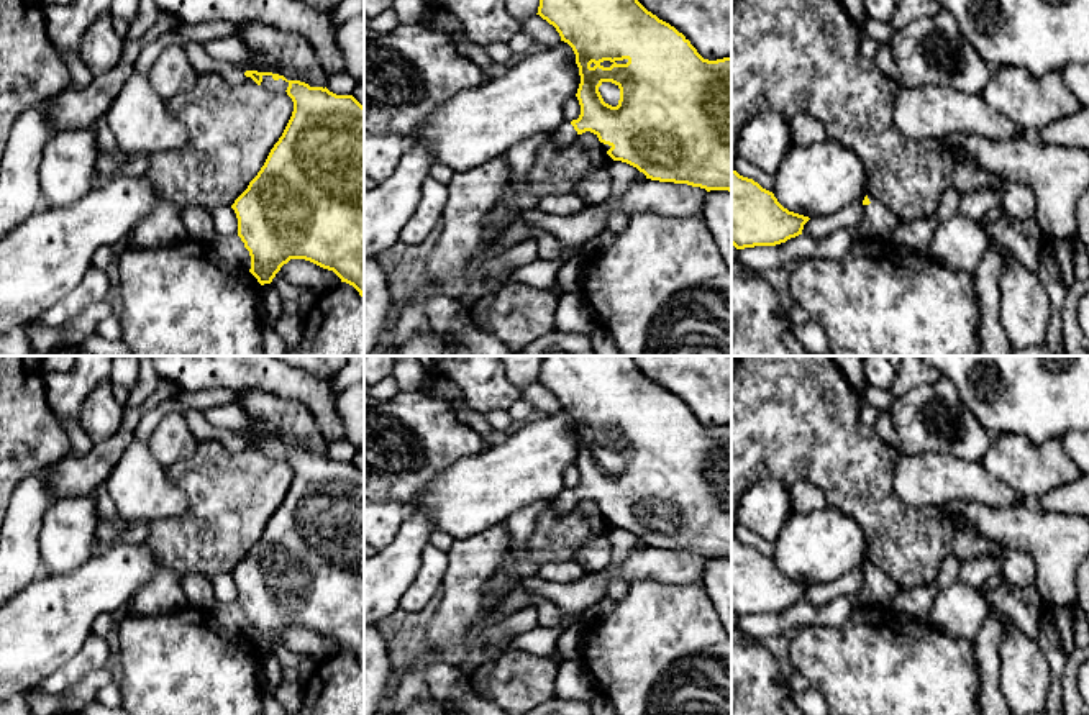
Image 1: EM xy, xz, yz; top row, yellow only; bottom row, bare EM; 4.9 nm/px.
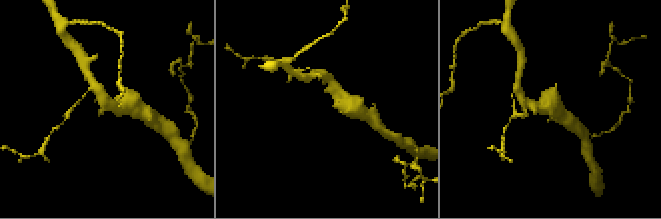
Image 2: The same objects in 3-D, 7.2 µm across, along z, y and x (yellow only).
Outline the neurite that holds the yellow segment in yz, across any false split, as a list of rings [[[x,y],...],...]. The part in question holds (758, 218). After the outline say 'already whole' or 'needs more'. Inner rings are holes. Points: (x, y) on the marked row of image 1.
[[[731,169],[731,244],[776,246],[802,235],[809,216],[784,208],[772,192]]]; already whole

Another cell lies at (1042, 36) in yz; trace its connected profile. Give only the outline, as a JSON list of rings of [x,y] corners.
[[[933,0],[956,20],[963,36],[973,44],[987,67],[1018,67],[1035,79],[1061,72],[1068,64],[1089,62],[1089,0]]]

